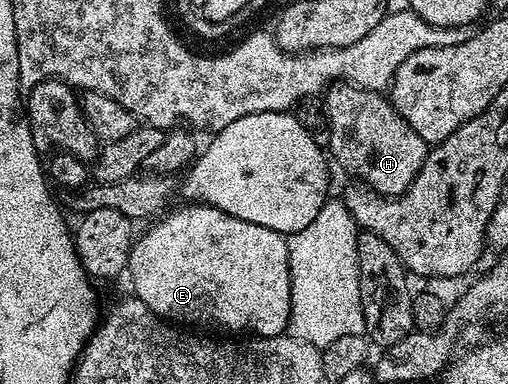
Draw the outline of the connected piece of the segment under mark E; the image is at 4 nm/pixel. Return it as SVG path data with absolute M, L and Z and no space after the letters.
M192 202L184 207L188 208L170 213L165 220L157 219L157 224L133 243L127 271L132 272L131 291L136 299L146 302L156 316L184 326L205 320L225 328L228 334L285 335L292 305L287 239L266 226L239 220L208 204Z

